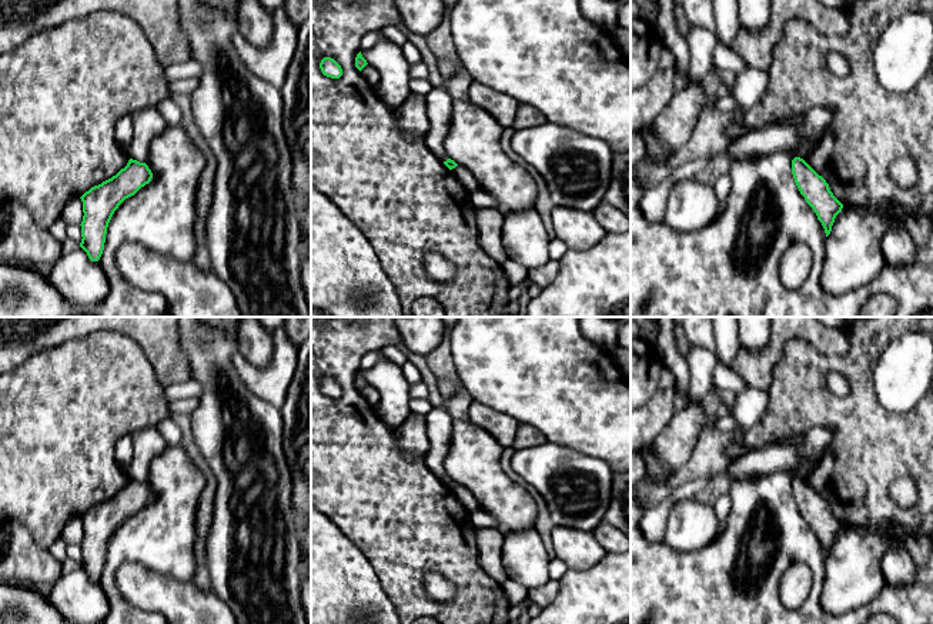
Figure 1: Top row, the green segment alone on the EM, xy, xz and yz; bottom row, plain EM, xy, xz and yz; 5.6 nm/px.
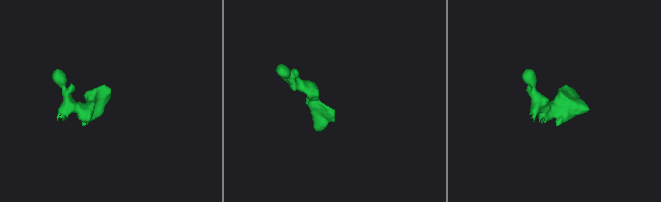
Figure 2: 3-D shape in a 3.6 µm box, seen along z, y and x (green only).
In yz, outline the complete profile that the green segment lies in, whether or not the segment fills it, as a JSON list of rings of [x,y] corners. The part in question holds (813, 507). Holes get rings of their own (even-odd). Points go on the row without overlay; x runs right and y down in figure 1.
[[[795,477],[792,480],[792,494],[800,514],[816,533],[827,557],[843,524],[833,515],[826,500],[803,478]]]

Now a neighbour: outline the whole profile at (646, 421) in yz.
[[[678,387],[656,391],[651,401],[631,413],[631,453],[651,443],[675,414]]]

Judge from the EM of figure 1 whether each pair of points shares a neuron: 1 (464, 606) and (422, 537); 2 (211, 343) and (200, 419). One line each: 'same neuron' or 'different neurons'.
1: same neuron
2: same neuron

